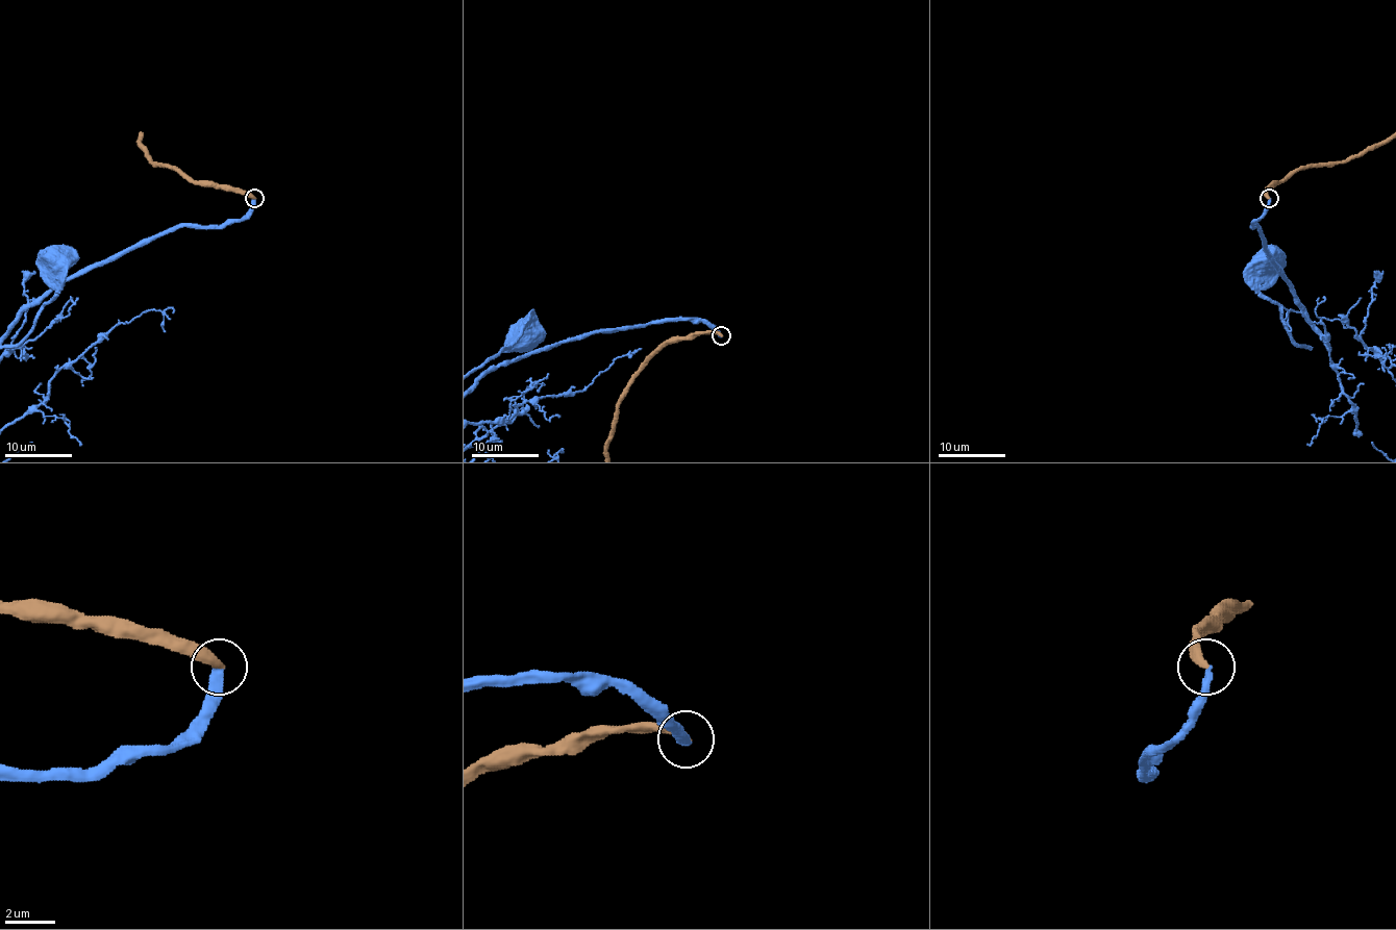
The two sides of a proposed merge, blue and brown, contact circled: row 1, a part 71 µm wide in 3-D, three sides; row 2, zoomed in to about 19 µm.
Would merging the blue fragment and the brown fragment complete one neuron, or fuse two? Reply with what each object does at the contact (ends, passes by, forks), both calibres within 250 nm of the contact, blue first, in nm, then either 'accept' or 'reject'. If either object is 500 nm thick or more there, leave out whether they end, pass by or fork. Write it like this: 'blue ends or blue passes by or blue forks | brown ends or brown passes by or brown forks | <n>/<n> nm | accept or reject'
blue ends | brown ends | 360/360 nm | accept

